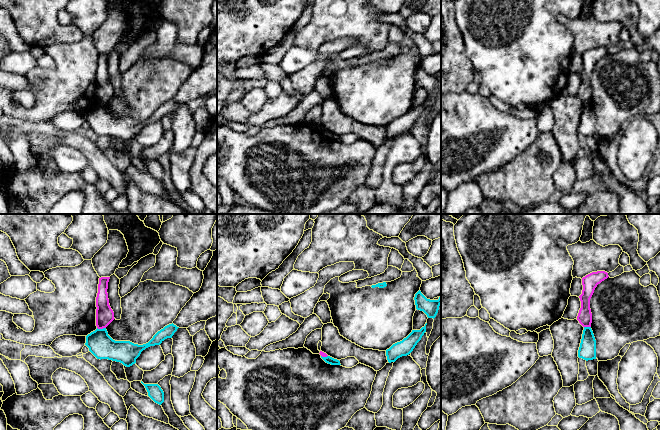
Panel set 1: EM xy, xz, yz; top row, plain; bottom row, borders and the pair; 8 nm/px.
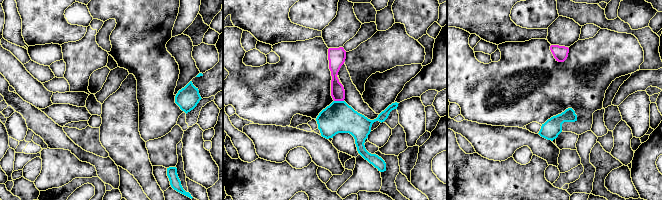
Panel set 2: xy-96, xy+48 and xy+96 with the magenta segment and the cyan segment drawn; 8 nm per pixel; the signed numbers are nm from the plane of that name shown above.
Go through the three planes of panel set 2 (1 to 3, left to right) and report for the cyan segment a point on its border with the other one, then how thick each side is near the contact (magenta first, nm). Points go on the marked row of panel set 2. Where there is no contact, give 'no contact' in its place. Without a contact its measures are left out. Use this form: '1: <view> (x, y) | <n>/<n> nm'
1: no contact
2: xy+48 (339, 100) | 110/240 nm
3: no contact

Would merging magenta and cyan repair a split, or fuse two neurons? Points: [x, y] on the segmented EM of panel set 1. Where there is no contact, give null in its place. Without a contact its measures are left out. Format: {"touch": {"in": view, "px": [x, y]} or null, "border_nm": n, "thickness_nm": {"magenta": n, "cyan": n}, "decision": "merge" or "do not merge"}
{"touch": {"in": "xy", "px": [101, 328]}, "border_nm": 70, "thickness_nm": {"magenta": 140, "cyan": 200}, "decision": "do not merge"}

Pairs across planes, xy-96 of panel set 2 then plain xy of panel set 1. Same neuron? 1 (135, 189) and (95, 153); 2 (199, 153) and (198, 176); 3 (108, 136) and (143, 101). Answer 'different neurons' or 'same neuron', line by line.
1: same neuron
2: different neurons
3: same neuron

